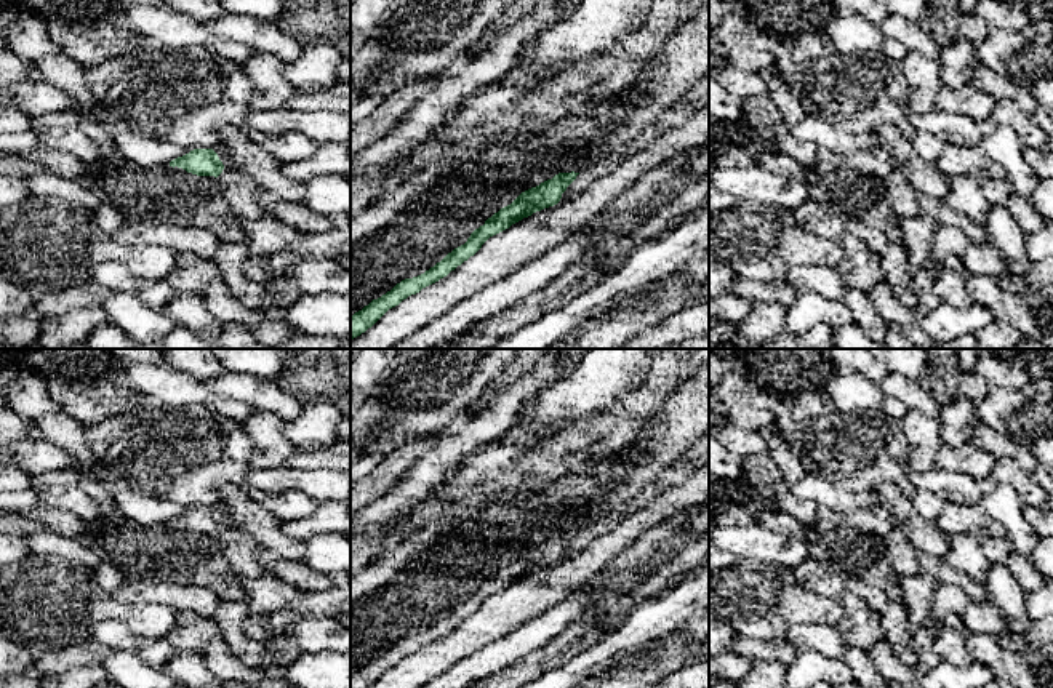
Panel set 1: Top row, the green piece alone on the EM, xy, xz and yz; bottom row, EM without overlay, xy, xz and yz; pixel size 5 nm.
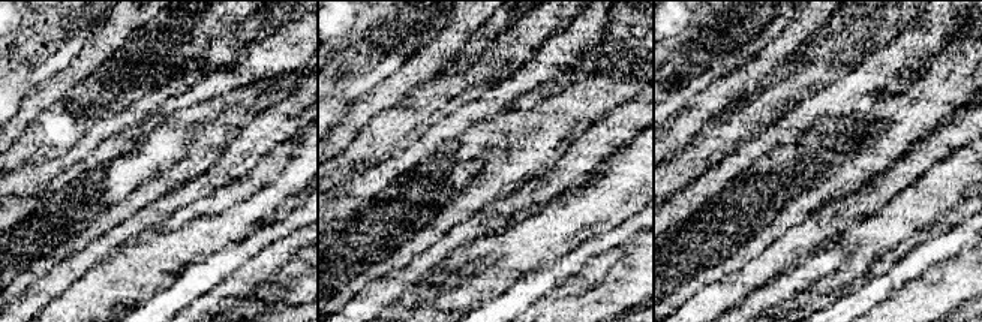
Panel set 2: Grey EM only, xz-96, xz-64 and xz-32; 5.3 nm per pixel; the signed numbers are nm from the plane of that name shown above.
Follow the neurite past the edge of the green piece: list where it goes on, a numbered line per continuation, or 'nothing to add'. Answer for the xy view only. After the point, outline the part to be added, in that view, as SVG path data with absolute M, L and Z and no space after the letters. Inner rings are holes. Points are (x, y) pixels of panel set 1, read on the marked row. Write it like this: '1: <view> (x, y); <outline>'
1: xy (223, 156); M218 146L218 147L213 147L213 150L218 154L219 160L224 165L222 173L235 168L235 165L230 162L227 152L222 147Z

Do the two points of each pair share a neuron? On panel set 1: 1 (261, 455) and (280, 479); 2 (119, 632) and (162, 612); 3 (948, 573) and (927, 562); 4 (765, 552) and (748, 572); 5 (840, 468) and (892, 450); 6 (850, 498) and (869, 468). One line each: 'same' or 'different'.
1: different
2: different
3: same
4: different
5: same
6: different

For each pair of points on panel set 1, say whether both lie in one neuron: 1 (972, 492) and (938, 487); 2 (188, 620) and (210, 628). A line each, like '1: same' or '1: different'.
1: same
2: same

